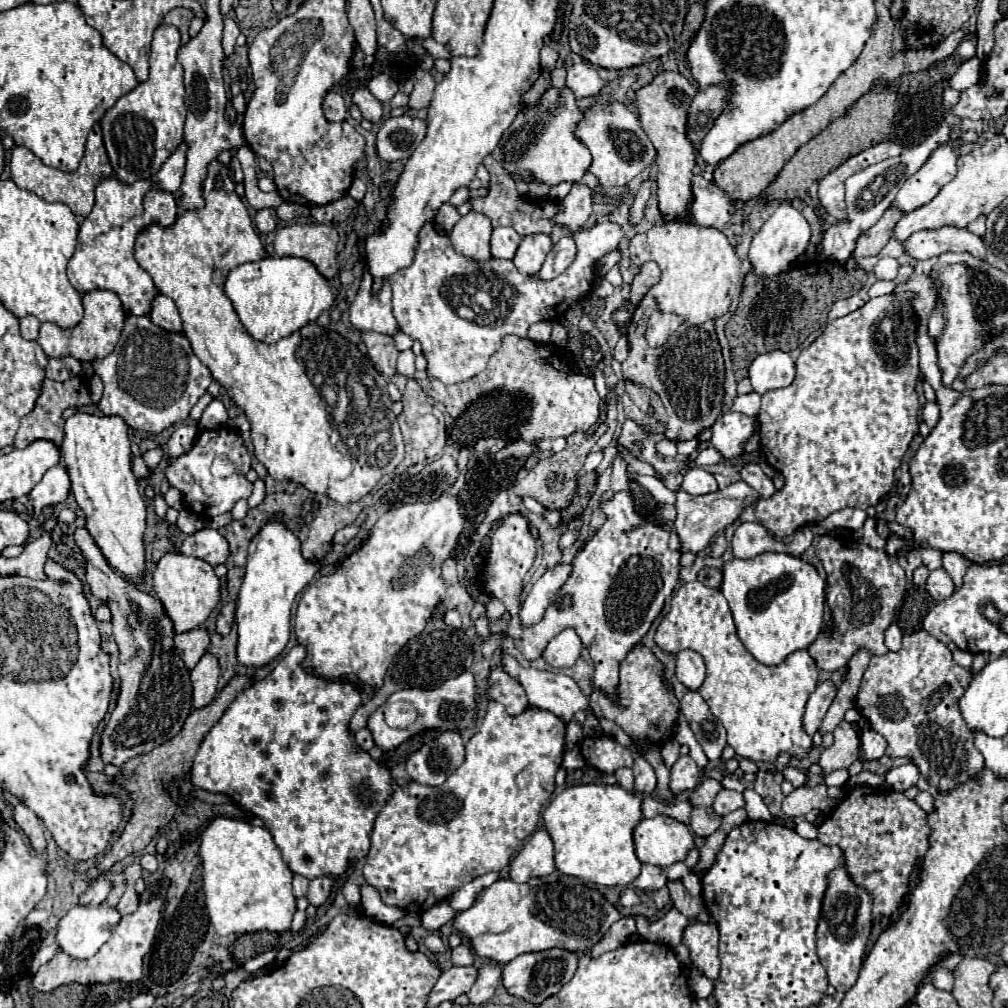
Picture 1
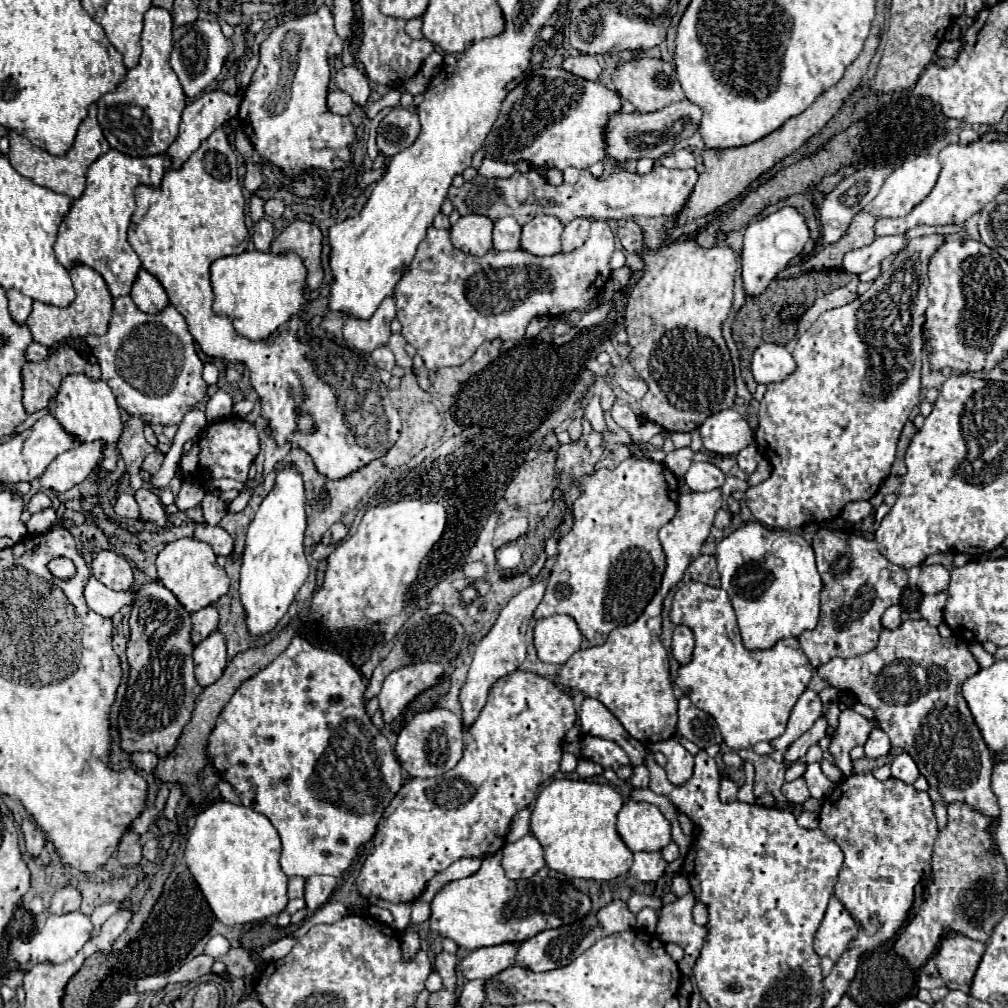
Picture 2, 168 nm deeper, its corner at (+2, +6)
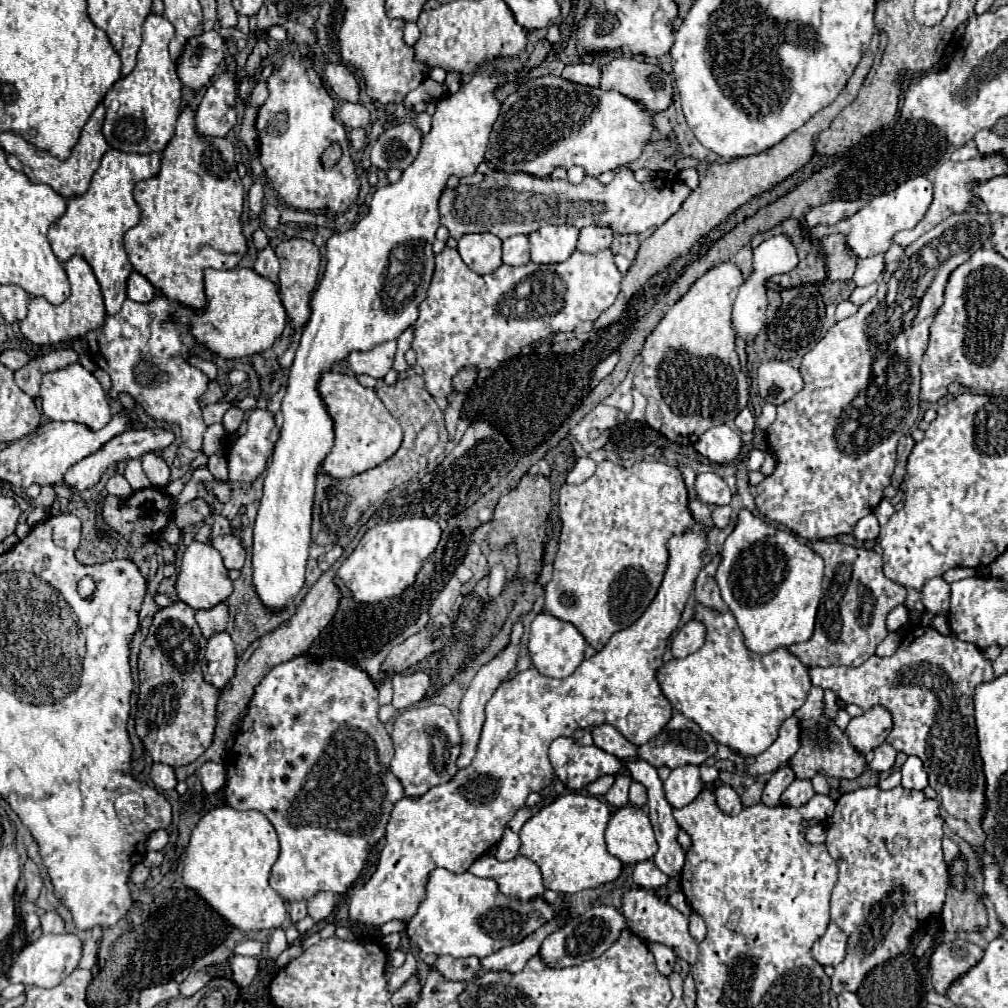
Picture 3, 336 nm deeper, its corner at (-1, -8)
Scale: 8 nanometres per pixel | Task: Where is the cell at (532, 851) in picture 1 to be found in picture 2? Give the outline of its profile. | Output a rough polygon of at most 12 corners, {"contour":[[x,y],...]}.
{"contour":[[532,832],[502,848],[512,880],[544,866],[544,848]]}

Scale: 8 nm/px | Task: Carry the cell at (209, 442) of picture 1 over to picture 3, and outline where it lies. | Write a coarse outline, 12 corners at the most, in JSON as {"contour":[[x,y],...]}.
{"contour":[[253,410],[227,454],[229,480],[251,484],[279,438],[269,410]]}

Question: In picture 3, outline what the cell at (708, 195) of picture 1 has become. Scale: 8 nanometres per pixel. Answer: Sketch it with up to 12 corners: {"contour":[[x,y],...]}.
{"contour":[[627,166],[611,184],[493,170],[445,188],[455,240],[545,224],[617,234],[667,222],[691,188]]}

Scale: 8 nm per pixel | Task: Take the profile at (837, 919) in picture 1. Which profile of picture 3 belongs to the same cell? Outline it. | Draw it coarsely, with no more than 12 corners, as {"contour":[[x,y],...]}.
{"contour":[[831,922],[811,954],[823,966],[845,958],[847,936]]}

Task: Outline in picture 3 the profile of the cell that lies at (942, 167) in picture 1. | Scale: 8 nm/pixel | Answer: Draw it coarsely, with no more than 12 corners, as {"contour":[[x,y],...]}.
{"contour":[[915,176],[809,236],[843,234],[857,258],[887,252],[895,232],[915,228],[933,184]]}

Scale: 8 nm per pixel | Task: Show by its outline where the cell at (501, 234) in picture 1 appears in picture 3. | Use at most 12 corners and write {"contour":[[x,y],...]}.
{"contour":[[519,234],[503,242],[503,264],[529,262],[529,238]]}

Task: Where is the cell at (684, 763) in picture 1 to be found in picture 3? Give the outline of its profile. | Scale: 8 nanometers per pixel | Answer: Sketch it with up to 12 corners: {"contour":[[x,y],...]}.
{"contour":[[679,766],[663,782],[665,798],[683,808],[701,792],[699,766]]}

